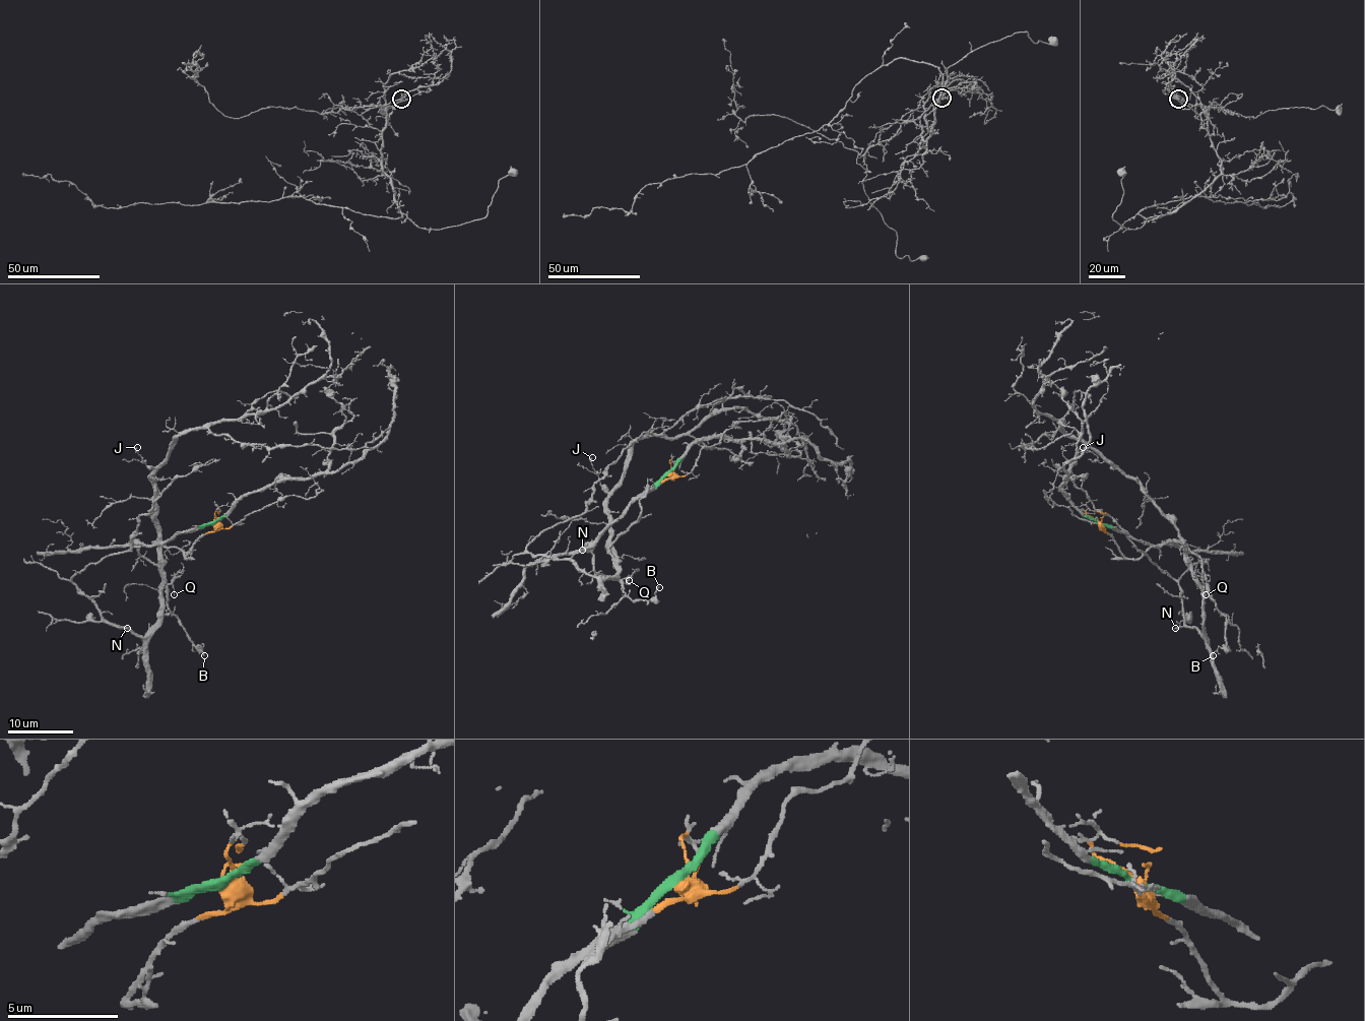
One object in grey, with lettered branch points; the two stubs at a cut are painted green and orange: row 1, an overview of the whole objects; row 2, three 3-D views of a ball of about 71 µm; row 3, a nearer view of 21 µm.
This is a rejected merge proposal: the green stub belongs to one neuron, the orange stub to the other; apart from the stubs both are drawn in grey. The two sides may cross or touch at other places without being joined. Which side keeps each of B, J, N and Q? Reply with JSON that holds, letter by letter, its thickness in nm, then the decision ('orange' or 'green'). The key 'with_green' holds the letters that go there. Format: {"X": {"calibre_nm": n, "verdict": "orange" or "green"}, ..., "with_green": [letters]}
{"B": {"calibre_nm": 120, "verdict": "green"}, "J": {"calibre_nm": 140, "verdict": "orange"}, "N": {"calibre_nm": 180, "verdict": "orange"}, "Q": {"calibre_nm": 130, "verdict": "green"}, "with_green": ["B", "Q"]}

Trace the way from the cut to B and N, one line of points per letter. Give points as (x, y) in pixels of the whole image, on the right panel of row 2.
B: (1099, 522), (1141, 540), (1158, 544), (1178, 540), (1201, 559), (1210, 598), (1226, 618), (1226, 644), (1213, 656)
N: (1099, 522), (1128, 559), (1168, 543), (1184, 549), (1184, 562), (1201, 590), (1201, 636), (1194, 628), (1175, 628)

